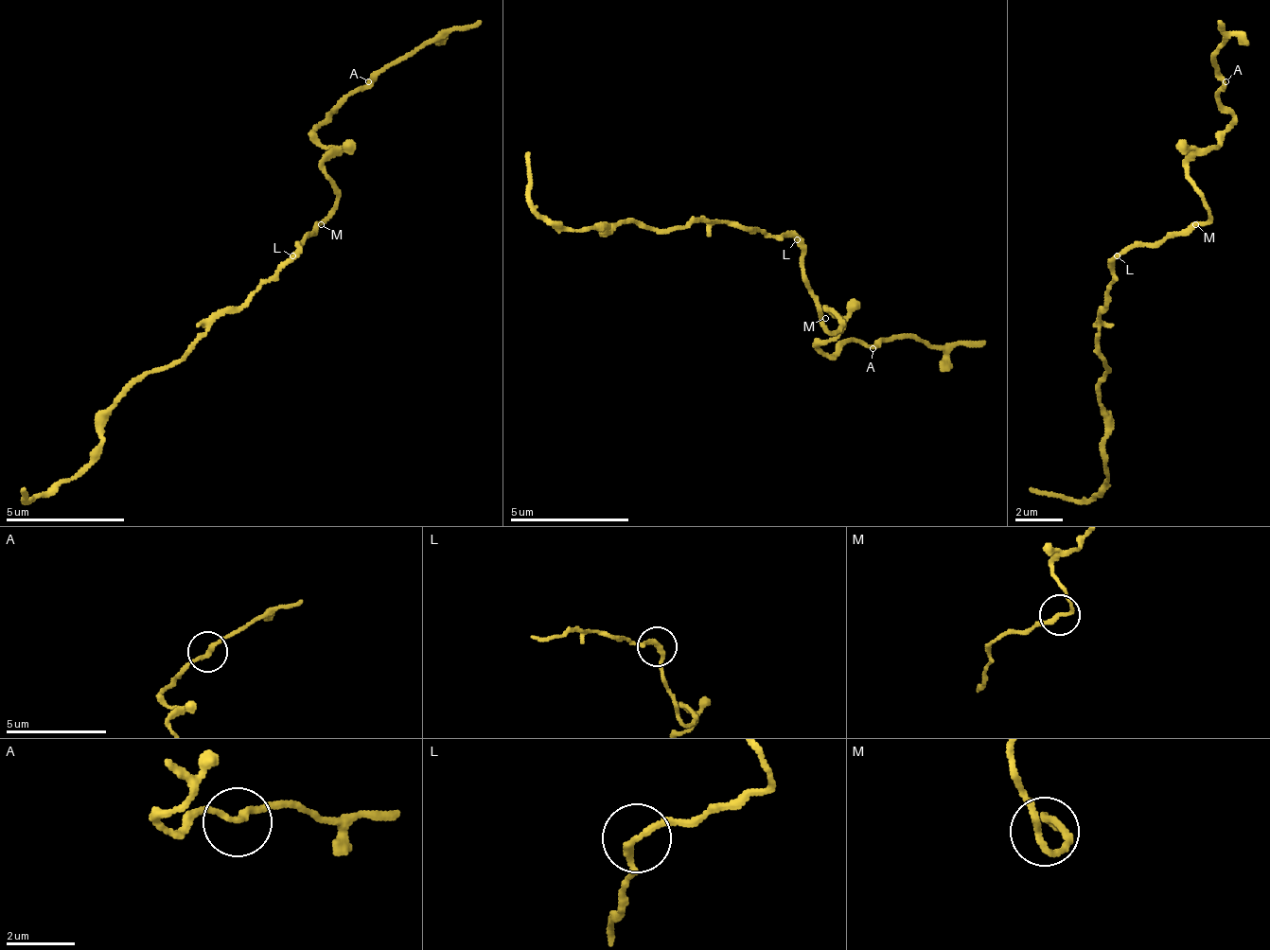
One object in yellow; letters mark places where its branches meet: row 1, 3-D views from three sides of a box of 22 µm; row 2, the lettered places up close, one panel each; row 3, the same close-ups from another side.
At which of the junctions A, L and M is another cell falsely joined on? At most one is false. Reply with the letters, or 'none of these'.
none of these

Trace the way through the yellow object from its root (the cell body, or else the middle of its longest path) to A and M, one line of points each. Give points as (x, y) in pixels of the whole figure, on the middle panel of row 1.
A: (796, 240), (820, 318), (831, 330), (837, 318), (831, 312), (837, 330), (820, 348), (873, 348)
M: (796, 240), (796, 247), (802, 253), (802, 283), (813, 294), (813, 307), (825, 318)

